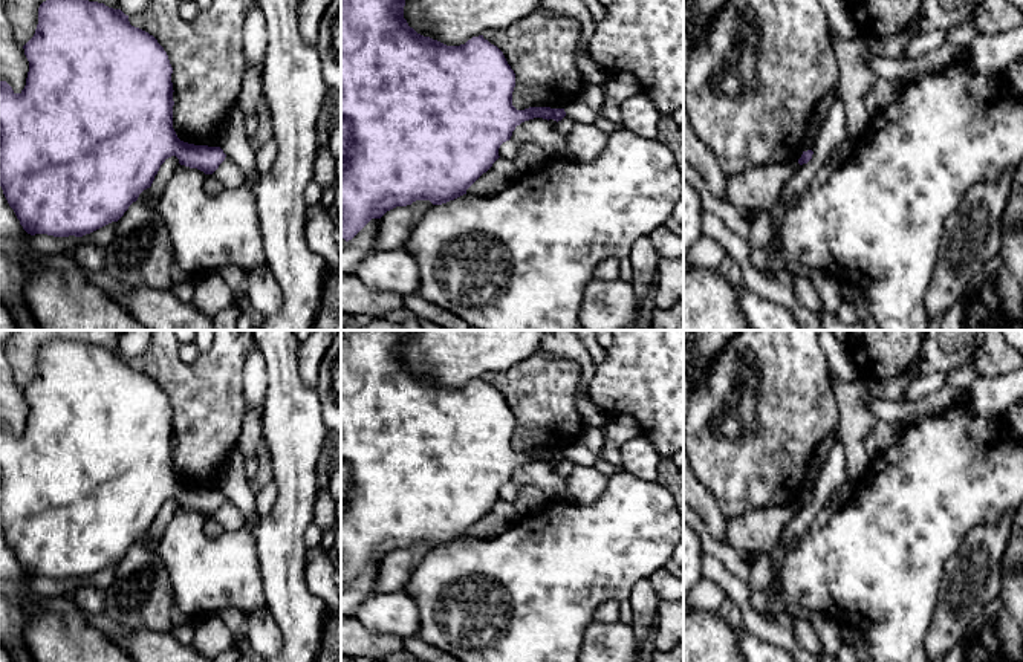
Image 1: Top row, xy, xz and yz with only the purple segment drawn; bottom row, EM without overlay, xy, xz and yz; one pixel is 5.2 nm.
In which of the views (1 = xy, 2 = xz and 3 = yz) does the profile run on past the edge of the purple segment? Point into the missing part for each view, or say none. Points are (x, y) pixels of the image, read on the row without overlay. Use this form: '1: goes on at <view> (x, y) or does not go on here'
1: does not go on here
2: does not go on here
3: does not go on here

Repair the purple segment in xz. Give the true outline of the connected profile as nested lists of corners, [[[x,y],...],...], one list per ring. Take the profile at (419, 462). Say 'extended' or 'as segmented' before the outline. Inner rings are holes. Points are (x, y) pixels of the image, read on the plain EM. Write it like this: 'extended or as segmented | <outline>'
as segmented | [[[341,330],[341,579],[346,584],[352,582],[372,561],[381,561],[396,549],[407,549],[416,543],[442,547],[466,537],[466,532],[500,500],[500,488],[511,482],[517,468],[534,460],[558,465],[566,459],[564,451],[529,449],[517,453],[512,448],[515,416],[503,394],[483,378],[473,379],[460,388],[447,388],[410,370],[404,361],[404,349],[405,341],[413,335],[414,332],[402,330]]]

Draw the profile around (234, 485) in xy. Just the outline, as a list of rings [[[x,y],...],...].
[[[234,446],[220,472],[220,488],[223,495],[242,512],[245,523],[260,518],[255,494],[249,488],[245,472],[245,460],[240,446]]]

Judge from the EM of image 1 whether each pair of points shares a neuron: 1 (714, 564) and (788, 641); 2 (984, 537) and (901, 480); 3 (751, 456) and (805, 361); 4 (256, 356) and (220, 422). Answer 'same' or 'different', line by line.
1: same
2: different
3: same
4: different

